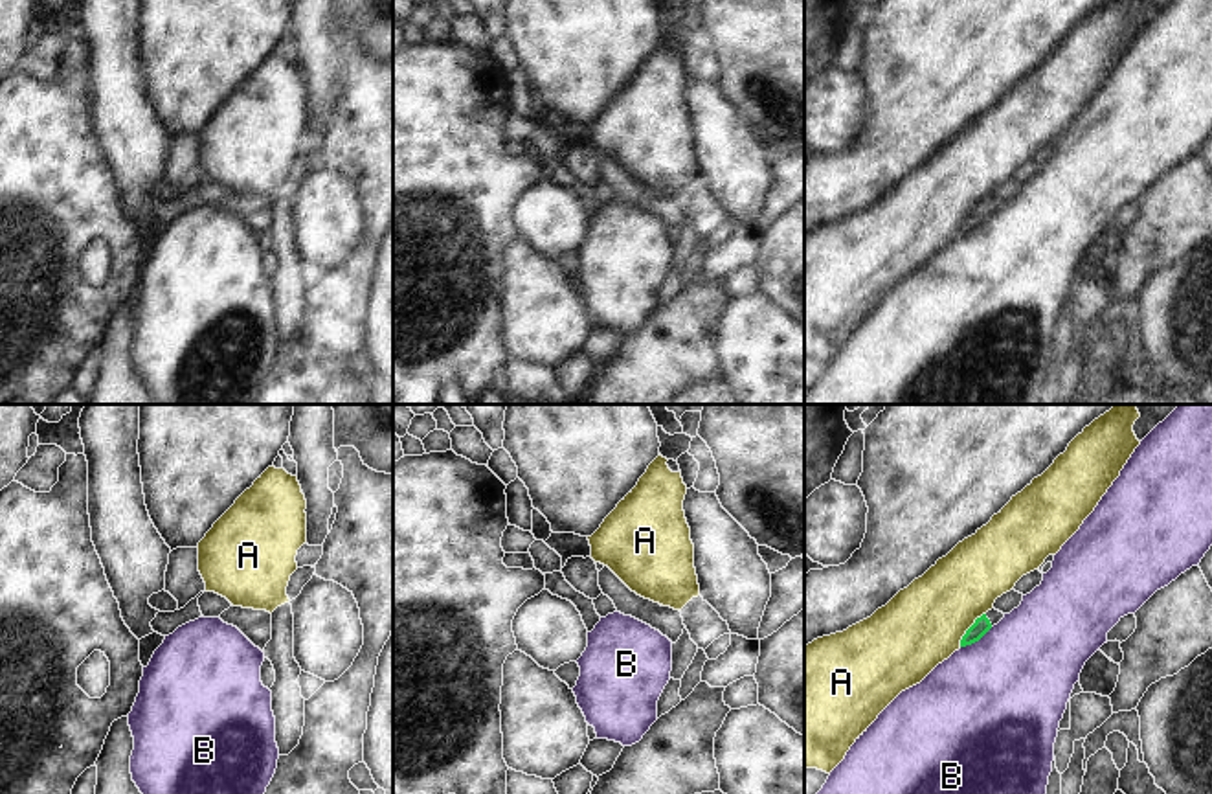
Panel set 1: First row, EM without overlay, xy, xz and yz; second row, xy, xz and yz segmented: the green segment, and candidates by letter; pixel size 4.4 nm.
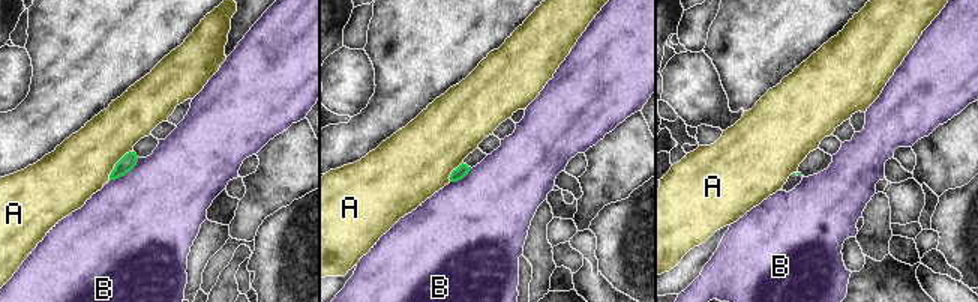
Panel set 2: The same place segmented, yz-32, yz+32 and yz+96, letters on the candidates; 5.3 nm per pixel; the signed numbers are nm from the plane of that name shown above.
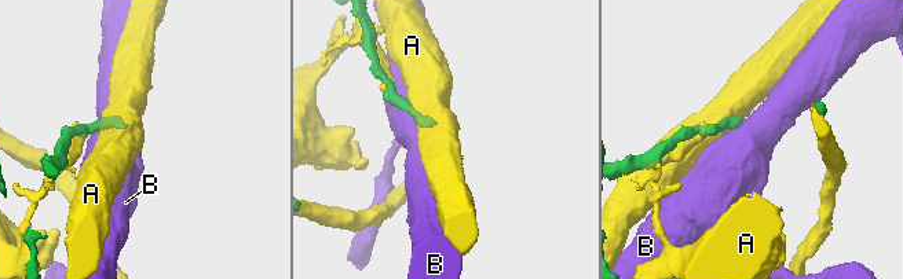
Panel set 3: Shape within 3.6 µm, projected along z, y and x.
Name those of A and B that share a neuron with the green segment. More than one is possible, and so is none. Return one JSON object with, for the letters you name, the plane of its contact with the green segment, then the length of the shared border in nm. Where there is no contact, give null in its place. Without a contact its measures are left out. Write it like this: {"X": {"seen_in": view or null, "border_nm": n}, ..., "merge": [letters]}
{"merge": []}

